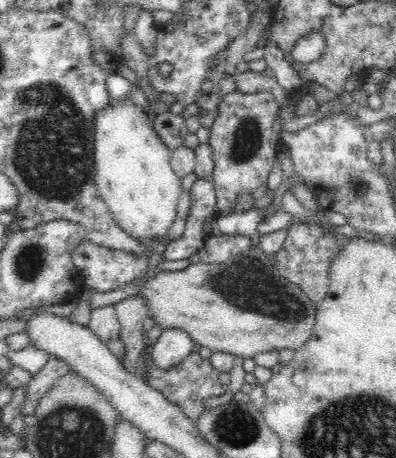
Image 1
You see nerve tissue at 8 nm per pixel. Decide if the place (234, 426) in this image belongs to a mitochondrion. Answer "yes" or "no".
yes

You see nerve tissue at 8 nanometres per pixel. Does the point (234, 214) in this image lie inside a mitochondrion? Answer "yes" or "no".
no

